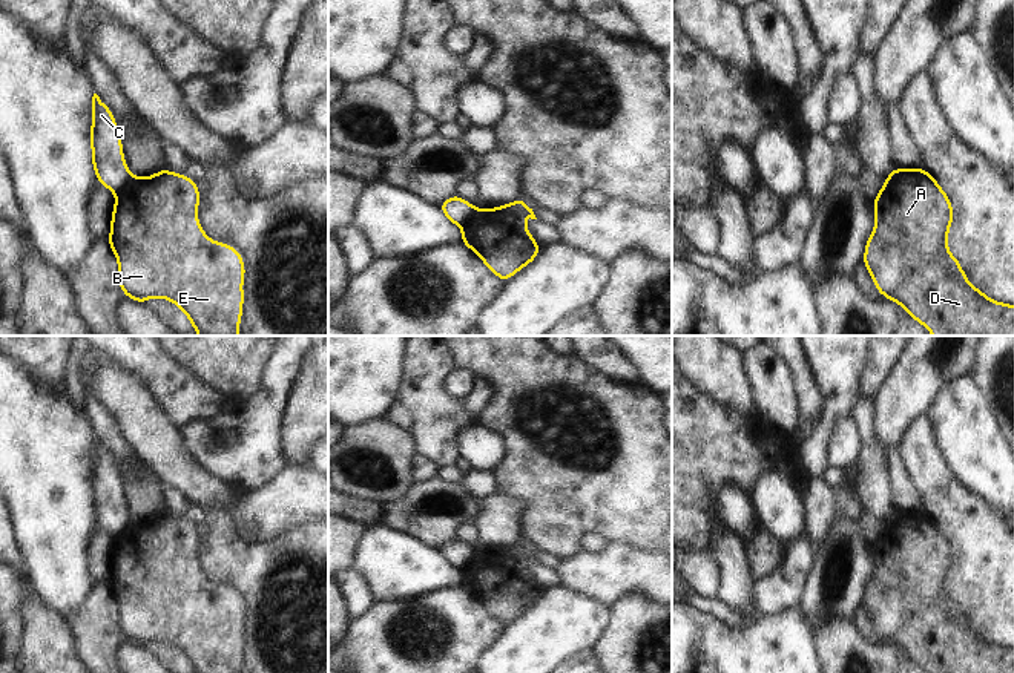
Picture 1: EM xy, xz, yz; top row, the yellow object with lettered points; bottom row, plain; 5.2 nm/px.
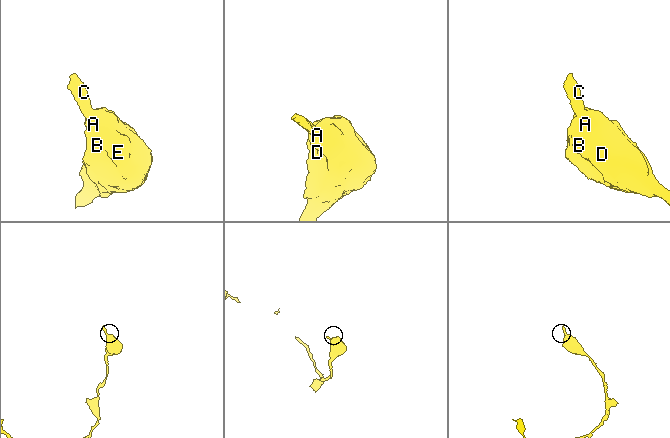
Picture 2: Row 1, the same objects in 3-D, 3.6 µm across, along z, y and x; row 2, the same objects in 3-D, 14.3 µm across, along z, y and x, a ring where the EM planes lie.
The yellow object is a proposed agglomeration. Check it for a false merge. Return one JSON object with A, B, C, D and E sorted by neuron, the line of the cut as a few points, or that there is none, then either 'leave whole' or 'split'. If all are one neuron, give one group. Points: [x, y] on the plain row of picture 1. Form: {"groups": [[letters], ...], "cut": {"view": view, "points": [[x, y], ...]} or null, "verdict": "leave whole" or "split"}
{"groups": [["A", "B", "D", "E"], ["C"]], "cut": {"view": "xz", "points": [[474, 551], [474, 555], [460, 569]]}, "verdict": "split"}

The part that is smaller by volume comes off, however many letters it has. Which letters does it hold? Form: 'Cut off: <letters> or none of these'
Cut off: C

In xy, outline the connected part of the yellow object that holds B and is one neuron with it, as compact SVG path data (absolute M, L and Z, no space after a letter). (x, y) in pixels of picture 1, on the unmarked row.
M161 512L152 520L130 520L115 537L110 578L106 583L118 606L121 635L138 647L160 641L173 645L193 673L239 673L245 609L241 596L215 586L199 569L199 532L186 518Z

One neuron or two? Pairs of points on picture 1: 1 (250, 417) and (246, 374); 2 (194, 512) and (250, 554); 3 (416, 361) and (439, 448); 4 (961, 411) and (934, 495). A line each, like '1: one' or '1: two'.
1: two
2: two
3: one
4: two

